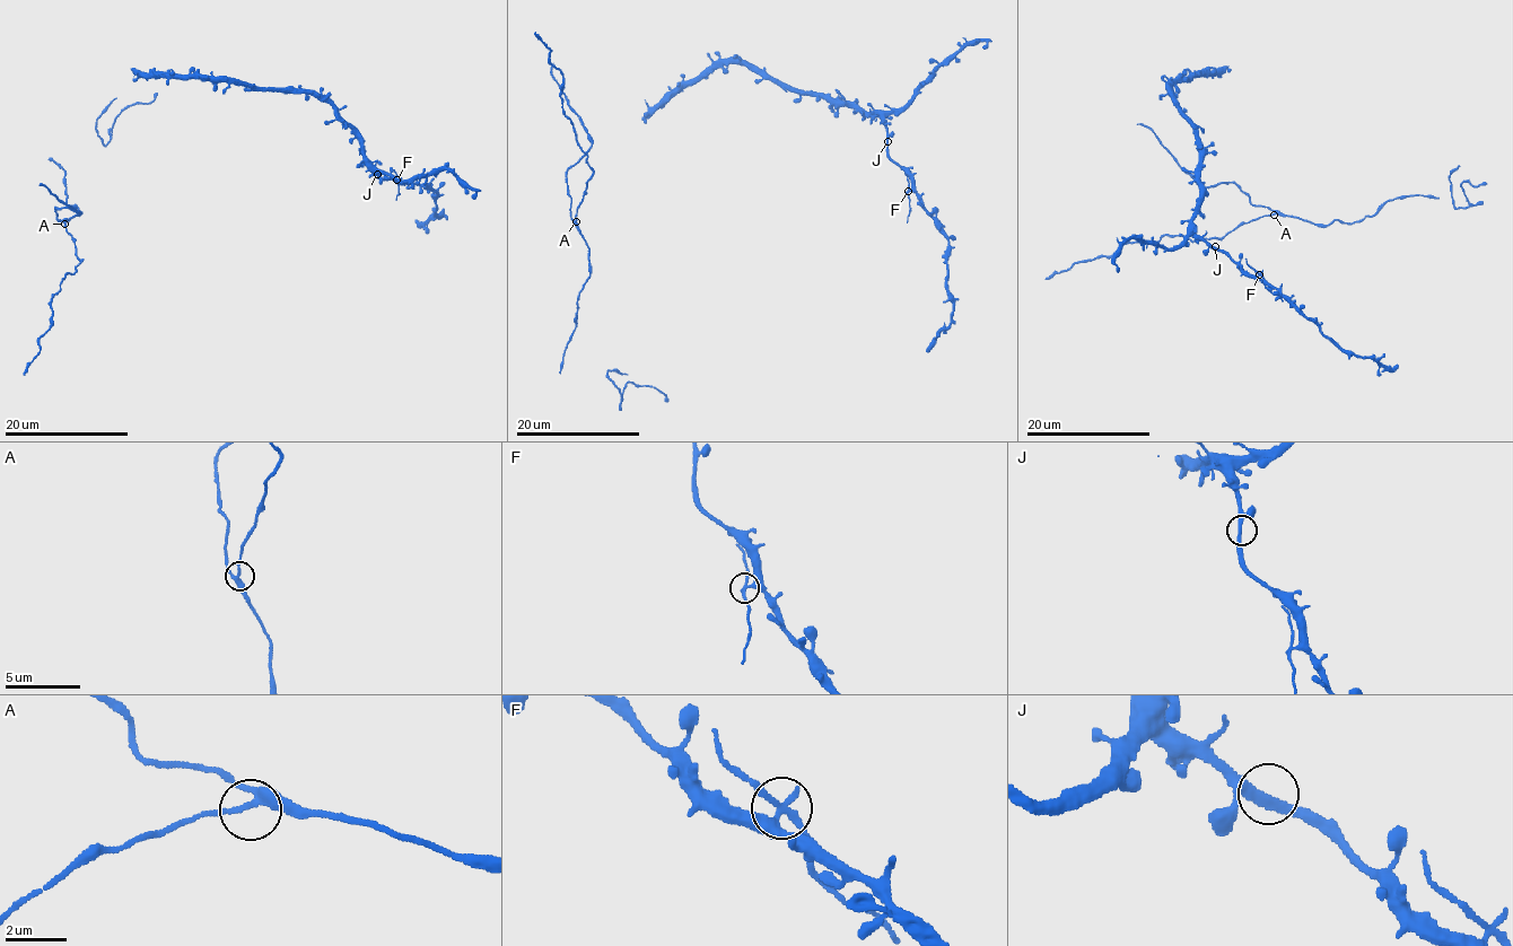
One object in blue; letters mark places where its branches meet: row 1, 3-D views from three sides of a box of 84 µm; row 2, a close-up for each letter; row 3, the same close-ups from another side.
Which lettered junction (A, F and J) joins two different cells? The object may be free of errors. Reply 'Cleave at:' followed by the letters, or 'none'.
Cleave at: F

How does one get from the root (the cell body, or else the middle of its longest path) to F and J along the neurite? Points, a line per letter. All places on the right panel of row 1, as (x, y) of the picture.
F: (1217, 77), (1200, 75), (1171, 87), (1199, 151), (1199, 204), (1192, 229), (1225, 251), (1245, 273), (1260, 273)
J: (1217, 77), (1200, 75), (1171, 87), (1171, 96), (1191, 125), (1199, 151), (1199, 204), (1192, 229), (1215, 246)

